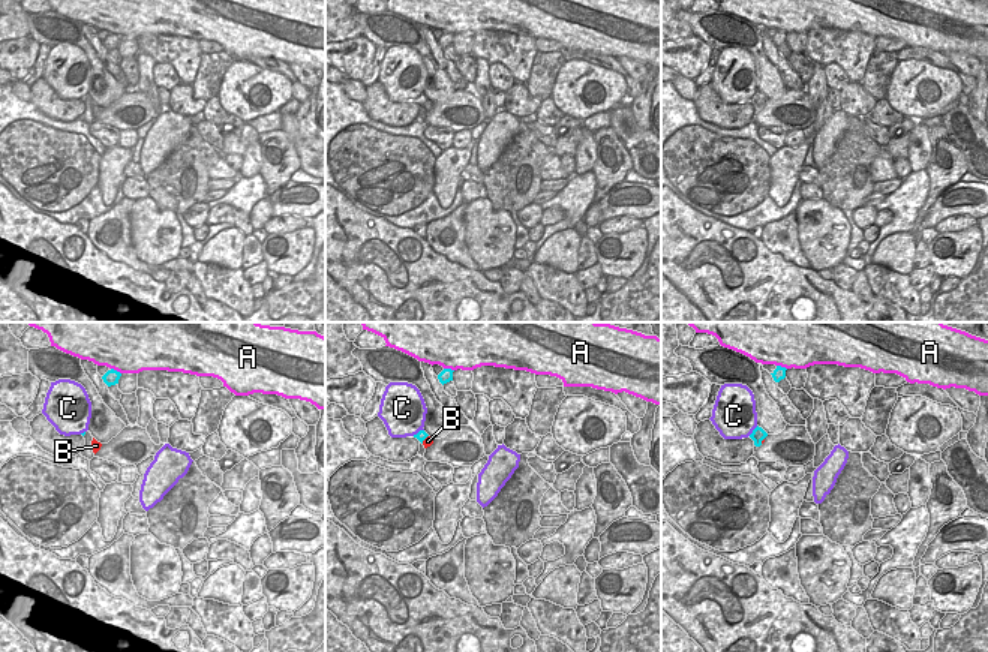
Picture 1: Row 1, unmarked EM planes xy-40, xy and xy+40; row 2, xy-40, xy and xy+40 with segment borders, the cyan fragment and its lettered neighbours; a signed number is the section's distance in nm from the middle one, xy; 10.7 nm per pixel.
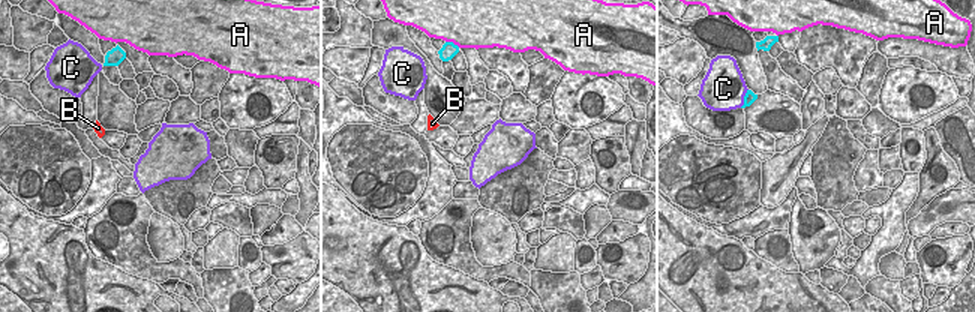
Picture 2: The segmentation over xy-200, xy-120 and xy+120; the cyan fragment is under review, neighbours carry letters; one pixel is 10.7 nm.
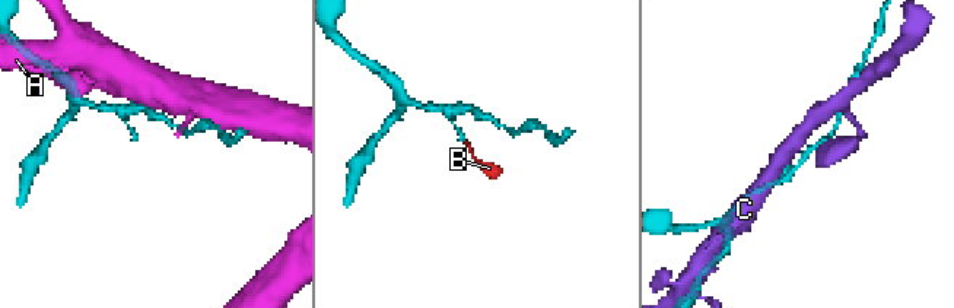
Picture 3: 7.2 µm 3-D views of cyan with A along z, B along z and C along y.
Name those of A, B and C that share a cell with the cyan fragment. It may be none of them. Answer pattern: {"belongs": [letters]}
{"belongs": ["B"]}

